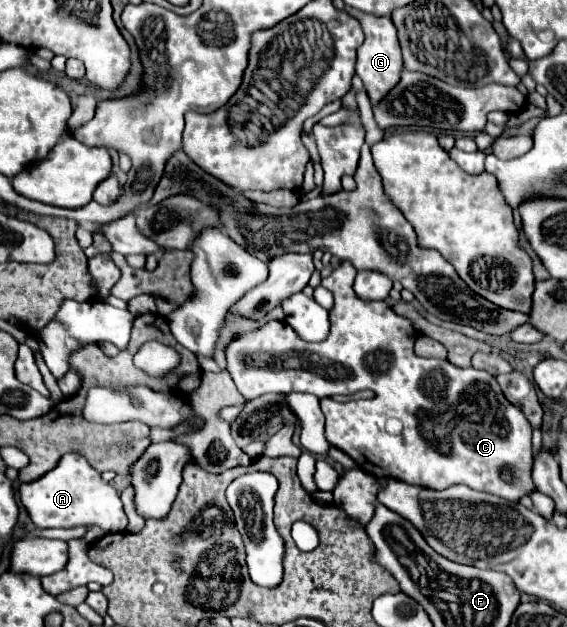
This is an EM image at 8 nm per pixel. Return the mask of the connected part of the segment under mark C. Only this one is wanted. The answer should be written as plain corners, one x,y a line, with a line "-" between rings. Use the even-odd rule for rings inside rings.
341,262
331,276
321,284
331,290
335,304
329,312
331,332
323,342
303,342
291,326
285,322
267,322
265,328
241,334
227,348
227,372
237,384
237,390
245,400
259,398
269,392
309,392
321,400
325,414
327,440
349,454
357,465
375,478
397,478
407,484
427,486
431,490
443,490
453,484
465,484
469,488
491,492
505,500
519,500
535,490
531,480
531,426
525,414
513,406
497,388
495,376
485,370
457,368
449,360
419,358
413,352
415,324
399,316
387,300
365,302
353,290
357,270
351,262
-
359,390
373,390
377,396
371,400
335,402
327,396
355,394
-
503,470
511,470
511,480
505,480

